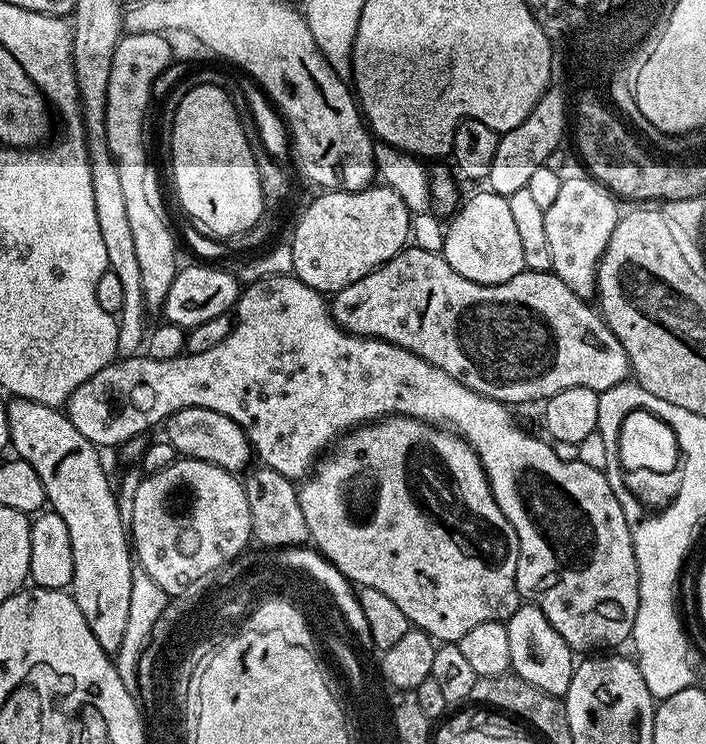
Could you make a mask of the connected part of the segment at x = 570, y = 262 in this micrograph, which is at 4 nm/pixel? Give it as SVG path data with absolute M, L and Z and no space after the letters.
M565 175L554 203L544 210L551 271L583 300L591 301L595 297L596 267L600 265L602 254L610 242L610 234L614 234L614 226L622 215L622 208L616 204L619 204L617 197L591 176Z

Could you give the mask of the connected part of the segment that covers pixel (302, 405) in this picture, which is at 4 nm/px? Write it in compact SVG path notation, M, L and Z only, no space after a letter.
M295 274L264 276L249 283L241 291L240 298L236 302L230 334L226 334L226 338L222 342L218 342L218 346L210 346L210 350L206 350L202 354L182 354L178 358L170 358L169 360L155 360L147 354L137 354L117 359L106 365L102 370L98 370L98 374L86 378L86 382L82 382L72 391L71 396L66 401L66 415L68 421L90 443L107 450L107 448L114 447L115 444L116 447L123 446L127 440L143 437L145 435L143 432L147 428L152 428L155 424L163 425L167 417L186 407L205 407L206 410L214 410L218 414L224 414L233 419L245 432L255 459L263 467L278 470L278 474L282 474L287 480L293 482L307 477L313 471L318 457L333 441L343 436L344 433L351 432L353 428L360 427L361 424L375 422L385 416L397 415L427 420L429 424L450 426L451 431L464 437L468 441L468 445L478 454L490 490L494 494L494 502L498 502L498 510L502 510L502 514L506 514L510 526L514 526L514 534L518 534L516 591L519 599L538 606L538 610L542 610L542 614L546 614L550 626L554 626L554 630L558 630L558 634L562 634L562 638L571 646L573 653L596 654L601 650L616 650L619 649L616 647L623 640L625 643L631 637L634 630L634 618L638 618L638 562L634 558L634 542L630 538L630 526L626 526L626 514L622 514L622 506L618 502L618 498L614 498L614 490L610 490L610 482L603 471L597 465L595 468L594 465L587 464L584 460L563 460L555 452L557 449L547 439L544 439L545 441L539 440L538 437L531 436L526 429L516 425L516 420L512 417L513 409L509 405L499 404L498 401L491 400L489 396L483 396L470 390L462 382L450 378L450 374L446 374L438 366L418 358L418 354L414 354L402 346L394 346L385 340L375 340L373 336L354 336L350 332L344 331L333 318L329 301L318 290L306 286L306 282L302 282Z

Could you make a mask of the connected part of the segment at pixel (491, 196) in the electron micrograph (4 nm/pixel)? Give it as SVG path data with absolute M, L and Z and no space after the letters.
M491 190L476 192L457 207L444 228L444 261L462 278L479 284L497 284L525 271L522 242L514 217L510 215L508 197Z

